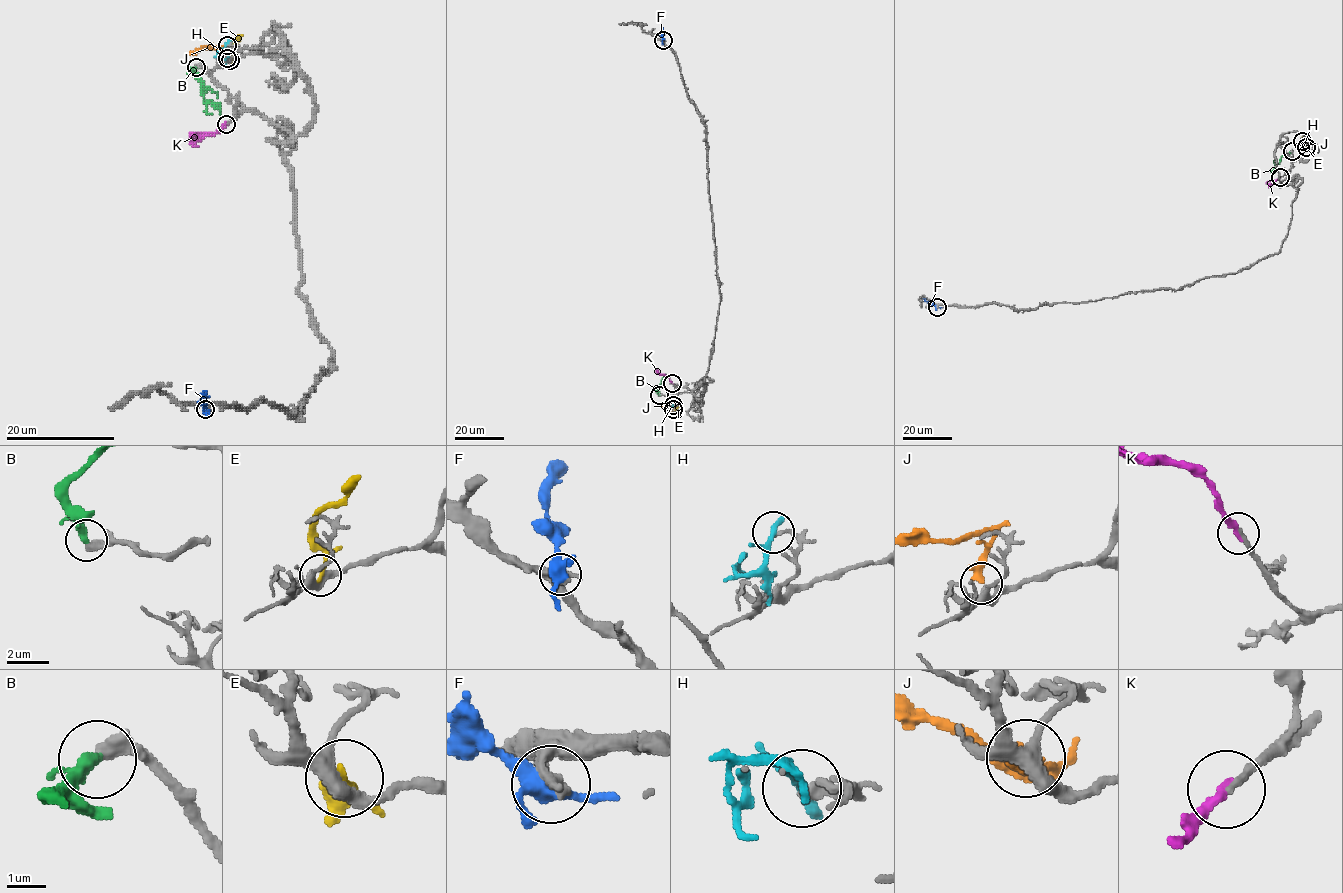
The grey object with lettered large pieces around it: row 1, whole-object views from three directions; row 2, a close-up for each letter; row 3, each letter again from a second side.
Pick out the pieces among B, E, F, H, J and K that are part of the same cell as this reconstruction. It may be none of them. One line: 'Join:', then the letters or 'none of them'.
Join: B, K

